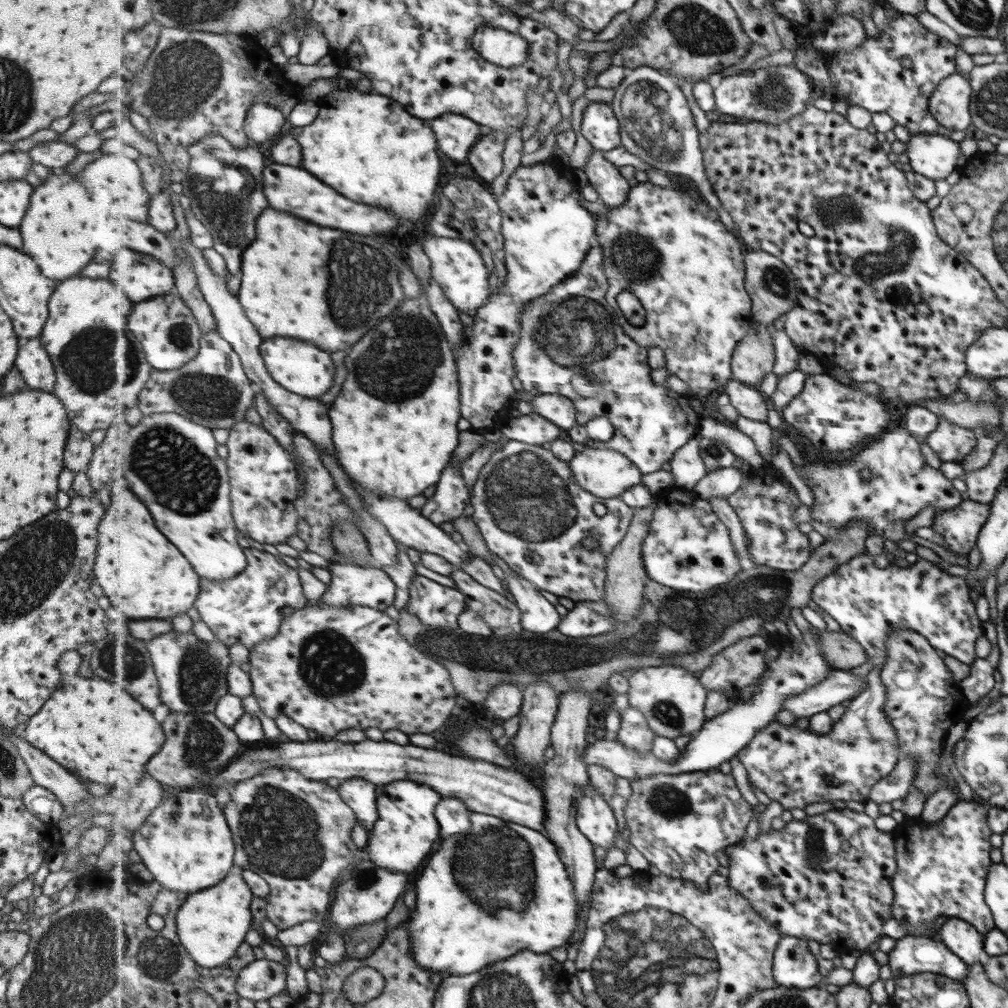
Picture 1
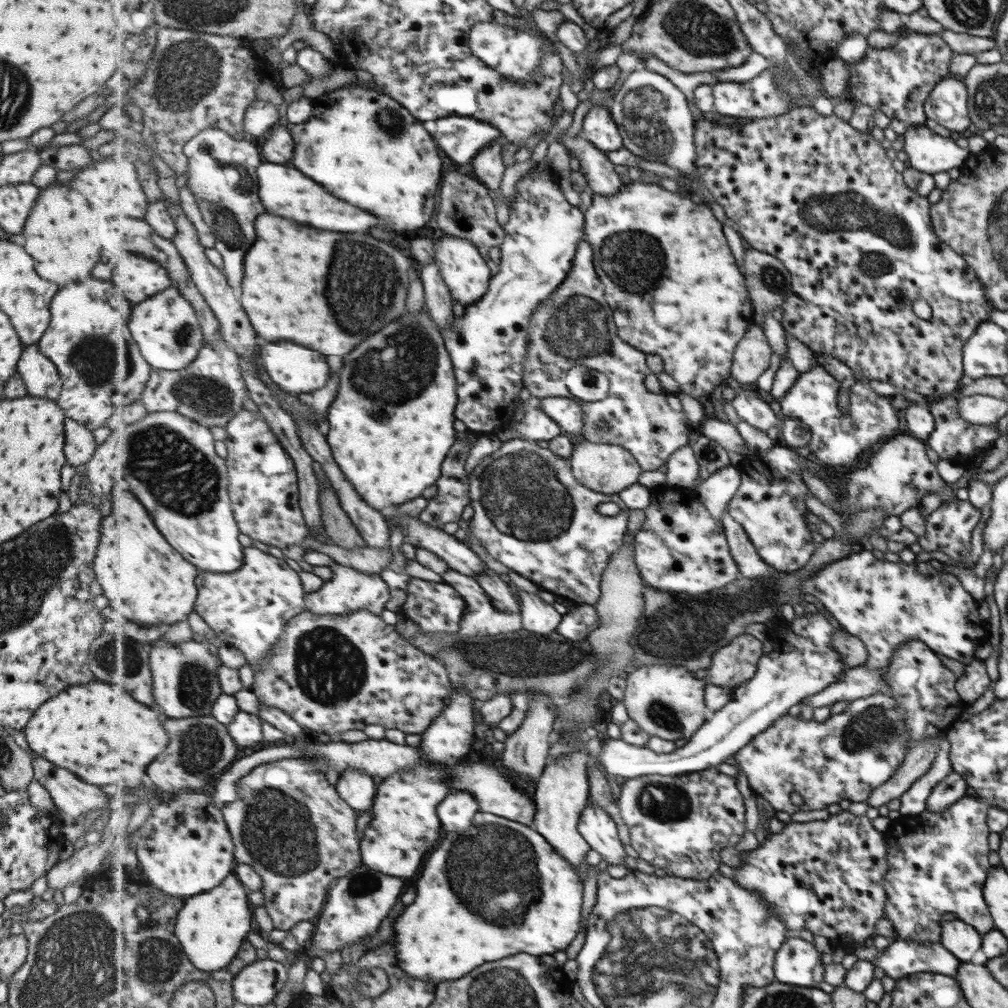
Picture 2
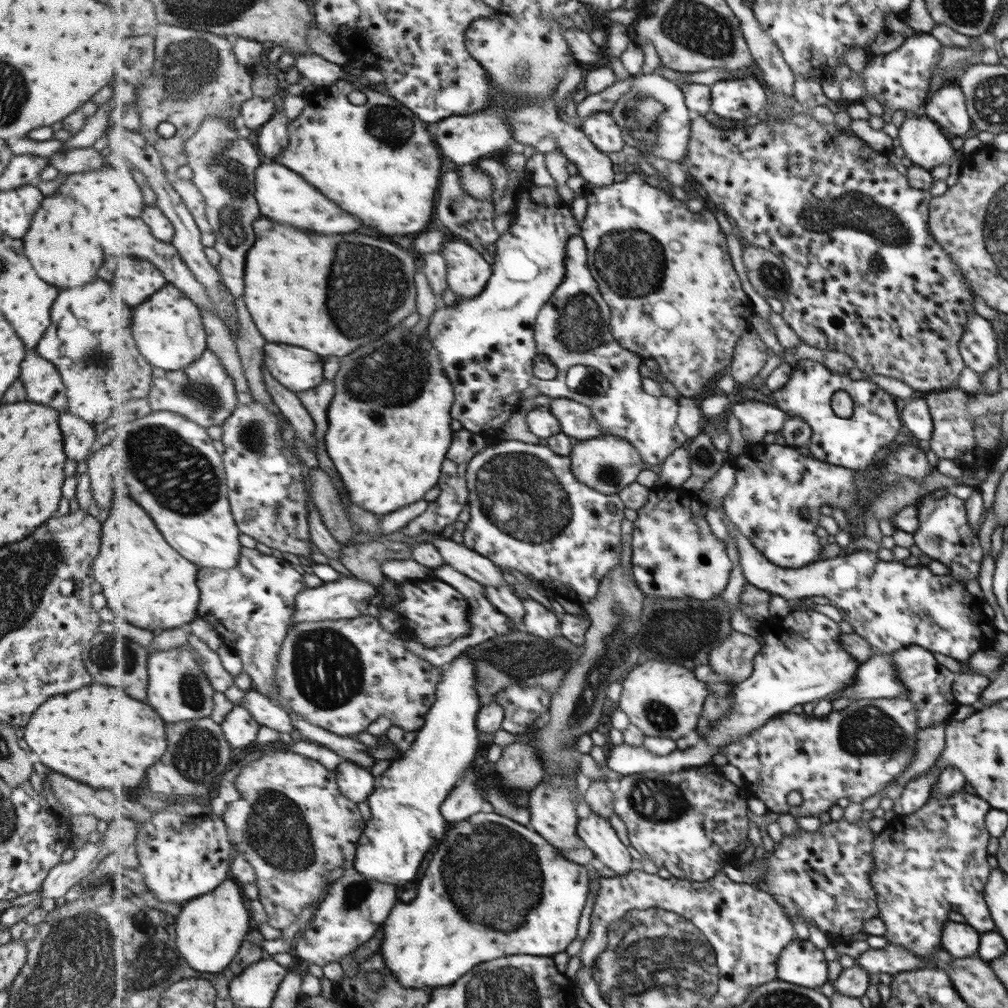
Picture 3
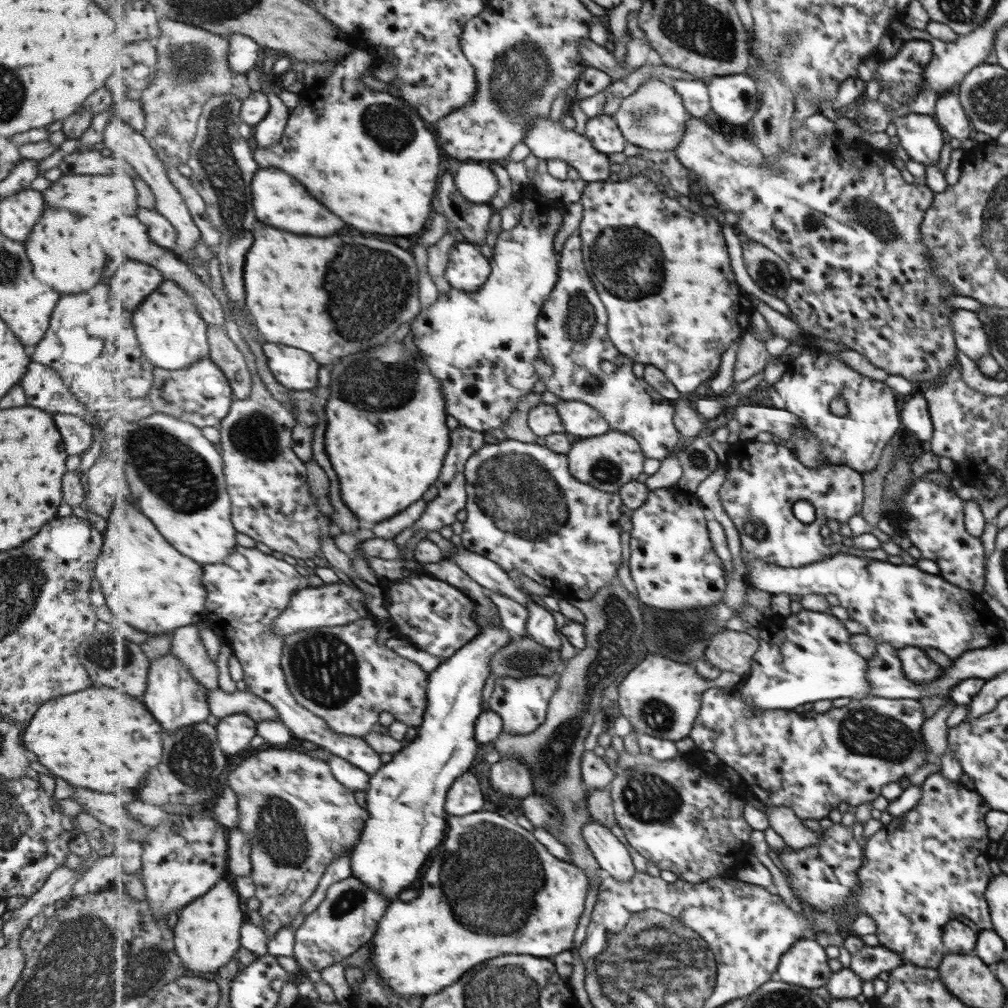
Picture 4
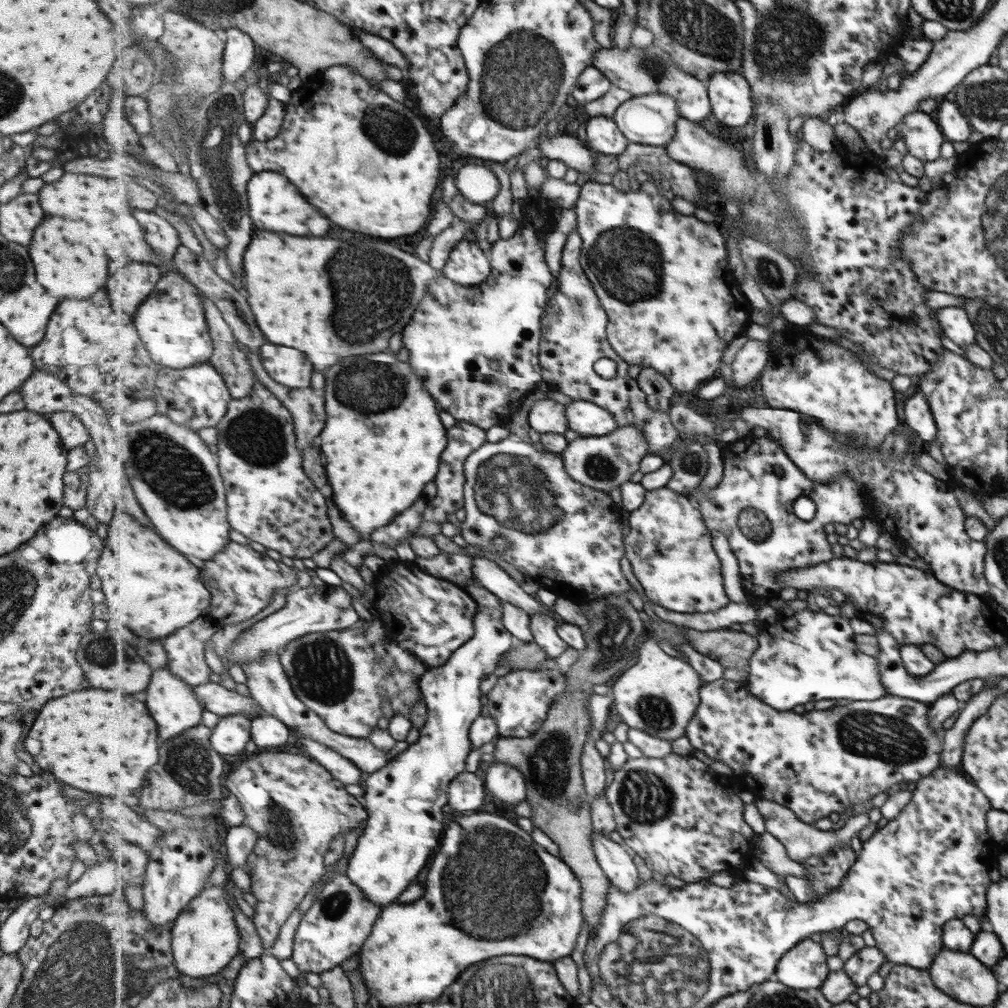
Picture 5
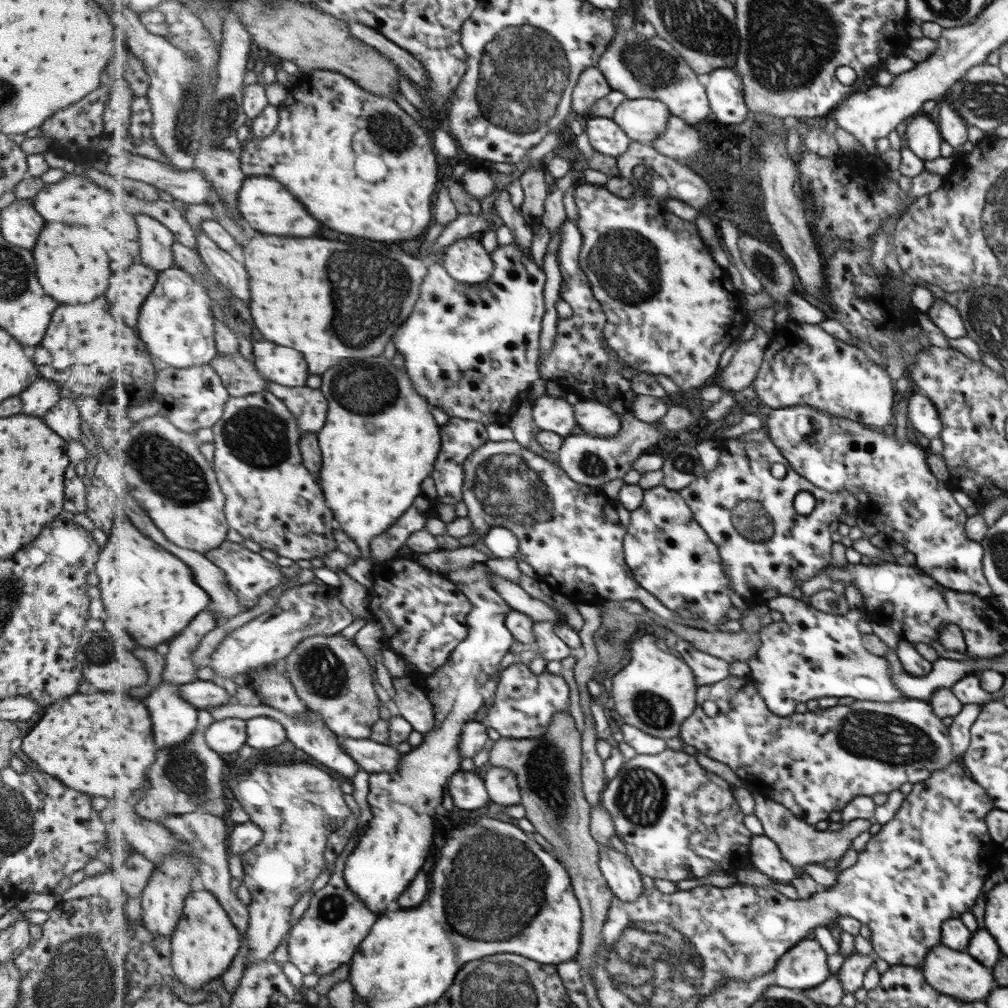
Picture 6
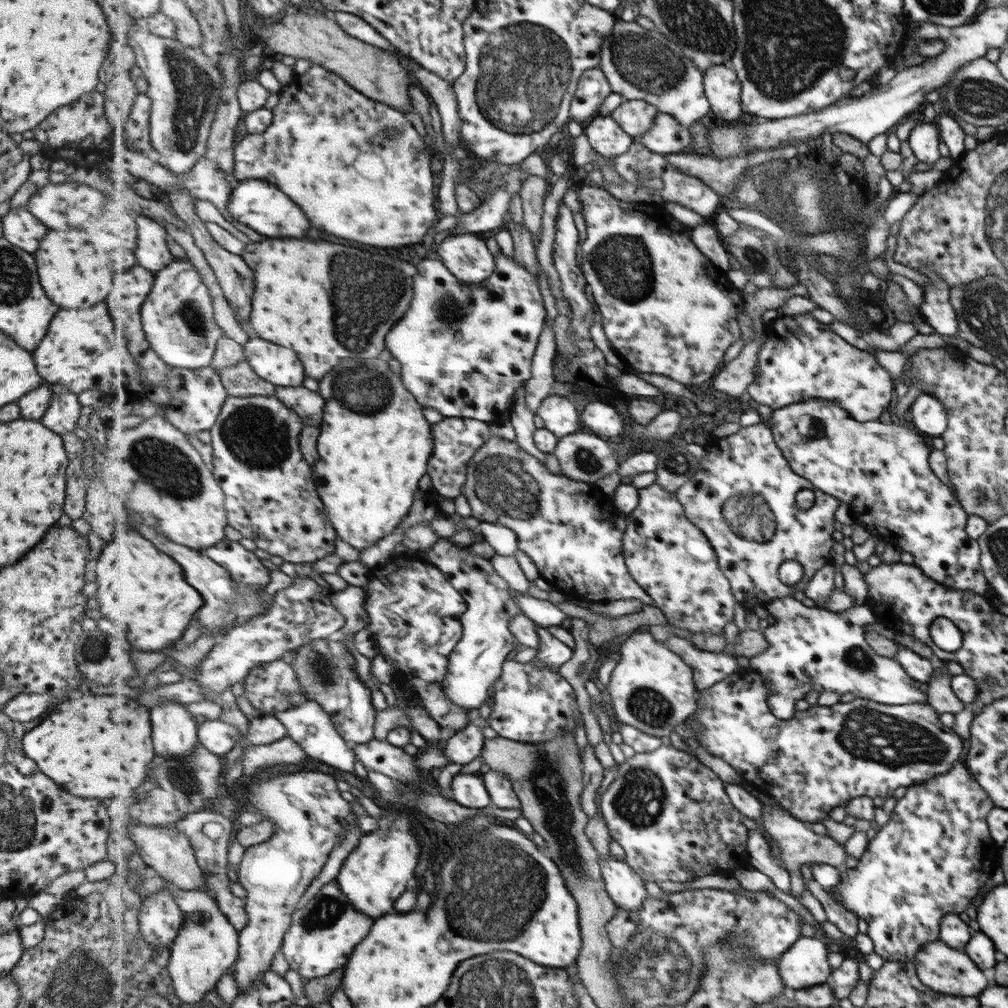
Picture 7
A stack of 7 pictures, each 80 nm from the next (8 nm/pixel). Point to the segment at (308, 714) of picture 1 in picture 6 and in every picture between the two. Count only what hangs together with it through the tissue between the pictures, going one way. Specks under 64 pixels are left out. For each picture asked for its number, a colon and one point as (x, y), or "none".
2: (332, 673)
3: (342, 675)
4: (342, 674)
5: (336, 674)
6: (330, 673)

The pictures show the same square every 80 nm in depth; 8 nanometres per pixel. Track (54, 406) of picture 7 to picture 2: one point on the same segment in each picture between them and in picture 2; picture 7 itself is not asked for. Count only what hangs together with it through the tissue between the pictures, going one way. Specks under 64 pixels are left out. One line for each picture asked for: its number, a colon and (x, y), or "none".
2: (78, 447)
3: (79, 441)
4: (78, 438)
5: (73, 434)
6: (63, 418)

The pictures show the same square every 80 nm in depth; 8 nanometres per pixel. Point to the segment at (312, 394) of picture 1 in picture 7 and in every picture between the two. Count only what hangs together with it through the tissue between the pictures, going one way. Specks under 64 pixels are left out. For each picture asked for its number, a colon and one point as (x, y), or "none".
2: (296, 369)
3: (297, 369)
4: (295, 369)
5: (288, 366)
6: (286, 366)
7: (281, 366)

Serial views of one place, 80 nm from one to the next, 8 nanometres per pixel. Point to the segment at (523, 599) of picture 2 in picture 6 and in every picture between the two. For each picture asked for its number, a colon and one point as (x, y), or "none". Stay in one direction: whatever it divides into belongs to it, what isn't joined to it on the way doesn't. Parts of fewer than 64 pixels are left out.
3: (539, 620)
4: (541, 625)
5: (544, 626)
6: (550, 646)

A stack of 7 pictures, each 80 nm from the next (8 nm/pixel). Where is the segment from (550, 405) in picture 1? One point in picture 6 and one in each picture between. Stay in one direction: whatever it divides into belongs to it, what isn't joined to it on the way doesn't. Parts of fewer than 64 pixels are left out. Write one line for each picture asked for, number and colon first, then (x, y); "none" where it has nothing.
2: (568, 413)
3: (576, 419)
4: (582, 420)
5: (588, 419)
6: (593, 417)

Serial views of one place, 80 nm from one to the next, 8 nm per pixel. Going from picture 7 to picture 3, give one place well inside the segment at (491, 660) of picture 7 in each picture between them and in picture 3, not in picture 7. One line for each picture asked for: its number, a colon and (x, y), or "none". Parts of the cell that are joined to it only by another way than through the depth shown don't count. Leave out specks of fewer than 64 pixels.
3: (406, 822)
4: (406, 800)
5: (405, 800)
6: (391, 852)

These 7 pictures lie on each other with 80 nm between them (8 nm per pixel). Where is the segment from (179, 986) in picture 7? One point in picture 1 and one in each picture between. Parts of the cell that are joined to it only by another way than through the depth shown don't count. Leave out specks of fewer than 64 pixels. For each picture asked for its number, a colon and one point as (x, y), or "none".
1: (213, 923)
2: (212, 928)
3: (211, 930)
4: (208, 934)
5: (206, 937)
6: (206, 942)

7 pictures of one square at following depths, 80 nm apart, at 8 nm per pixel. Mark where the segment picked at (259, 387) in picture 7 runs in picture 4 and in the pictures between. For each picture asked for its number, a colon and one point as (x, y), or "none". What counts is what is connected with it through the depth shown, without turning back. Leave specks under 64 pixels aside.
4: (223, 350)
5: (228, 358)
6: (241, 377)

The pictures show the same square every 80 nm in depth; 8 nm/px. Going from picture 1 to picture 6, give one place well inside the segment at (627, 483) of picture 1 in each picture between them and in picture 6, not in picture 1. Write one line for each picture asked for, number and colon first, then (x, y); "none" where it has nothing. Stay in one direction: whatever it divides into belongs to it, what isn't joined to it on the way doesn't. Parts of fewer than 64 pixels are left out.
2: (608, 468)
3: (610, 463)
4: (609, 461)
5: (605, 462)
6: (591, 460)

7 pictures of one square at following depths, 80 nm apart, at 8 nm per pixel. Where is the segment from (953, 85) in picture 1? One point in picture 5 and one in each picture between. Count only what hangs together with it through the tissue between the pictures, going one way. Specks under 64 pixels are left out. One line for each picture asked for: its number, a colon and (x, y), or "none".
2: (946, 106)
3: (946, 107)
4: (949, 115)
5: (954, 127)

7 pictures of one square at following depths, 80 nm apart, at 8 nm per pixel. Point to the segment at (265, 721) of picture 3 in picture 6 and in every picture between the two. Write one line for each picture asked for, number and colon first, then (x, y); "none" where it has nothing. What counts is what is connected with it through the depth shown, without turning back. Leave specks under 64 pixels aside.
4: (222, 704)
5: (221, 700)
6: (203, 694)

